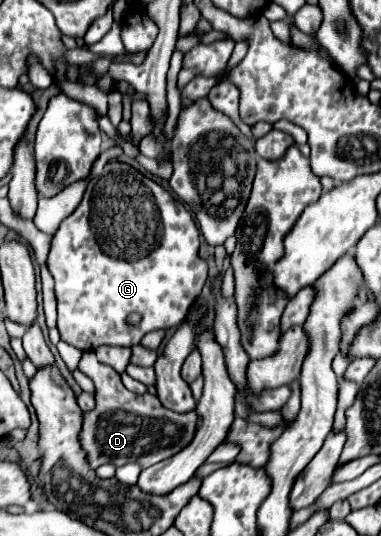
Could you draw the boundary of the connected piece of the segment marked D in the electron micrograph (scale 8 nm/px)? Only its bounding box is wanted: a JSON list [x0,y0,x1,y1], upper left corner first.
[78,352,198,470]

